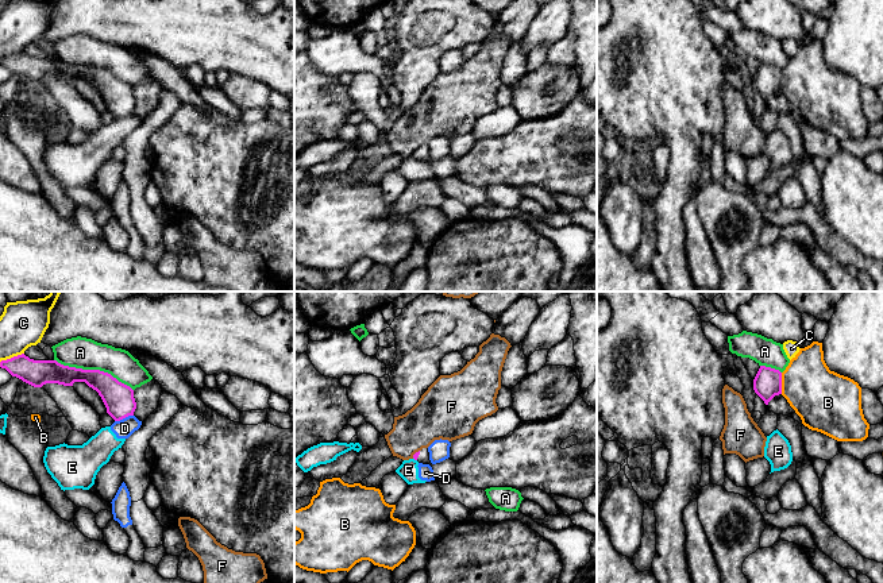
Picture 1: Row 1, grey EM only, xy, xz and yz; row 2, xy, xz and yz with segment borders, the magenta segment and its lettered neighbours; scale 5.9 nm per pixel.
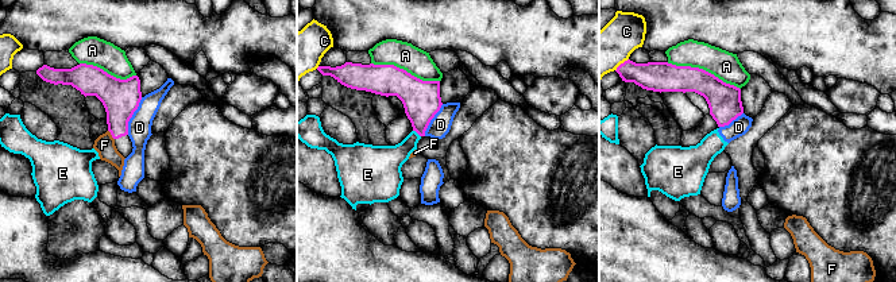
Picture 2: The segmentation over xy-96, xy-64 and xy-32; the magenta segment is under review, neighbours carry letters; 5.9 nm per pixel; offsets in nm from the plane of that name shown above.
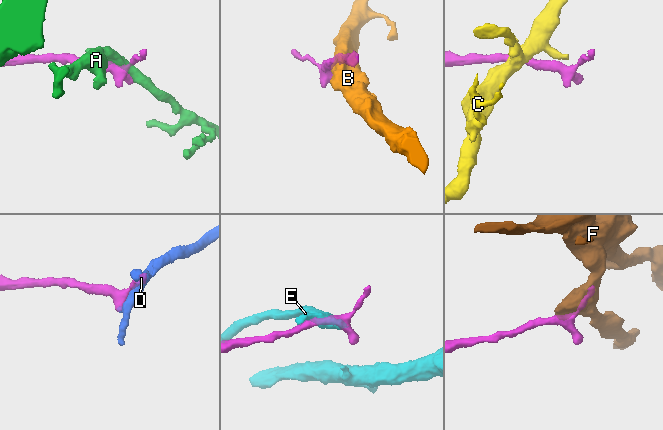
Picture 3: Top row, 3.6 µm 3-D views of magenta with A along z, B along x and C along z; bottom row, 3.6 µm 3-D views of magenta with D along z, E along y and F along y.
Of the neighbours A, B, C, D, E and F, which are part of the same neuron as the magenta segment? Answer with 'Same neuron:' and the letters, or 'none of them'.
Same neuron: none of them

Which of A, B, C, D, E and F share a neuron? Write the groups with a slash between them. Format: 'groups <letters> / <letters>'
groups A / B / C / D / E / F

